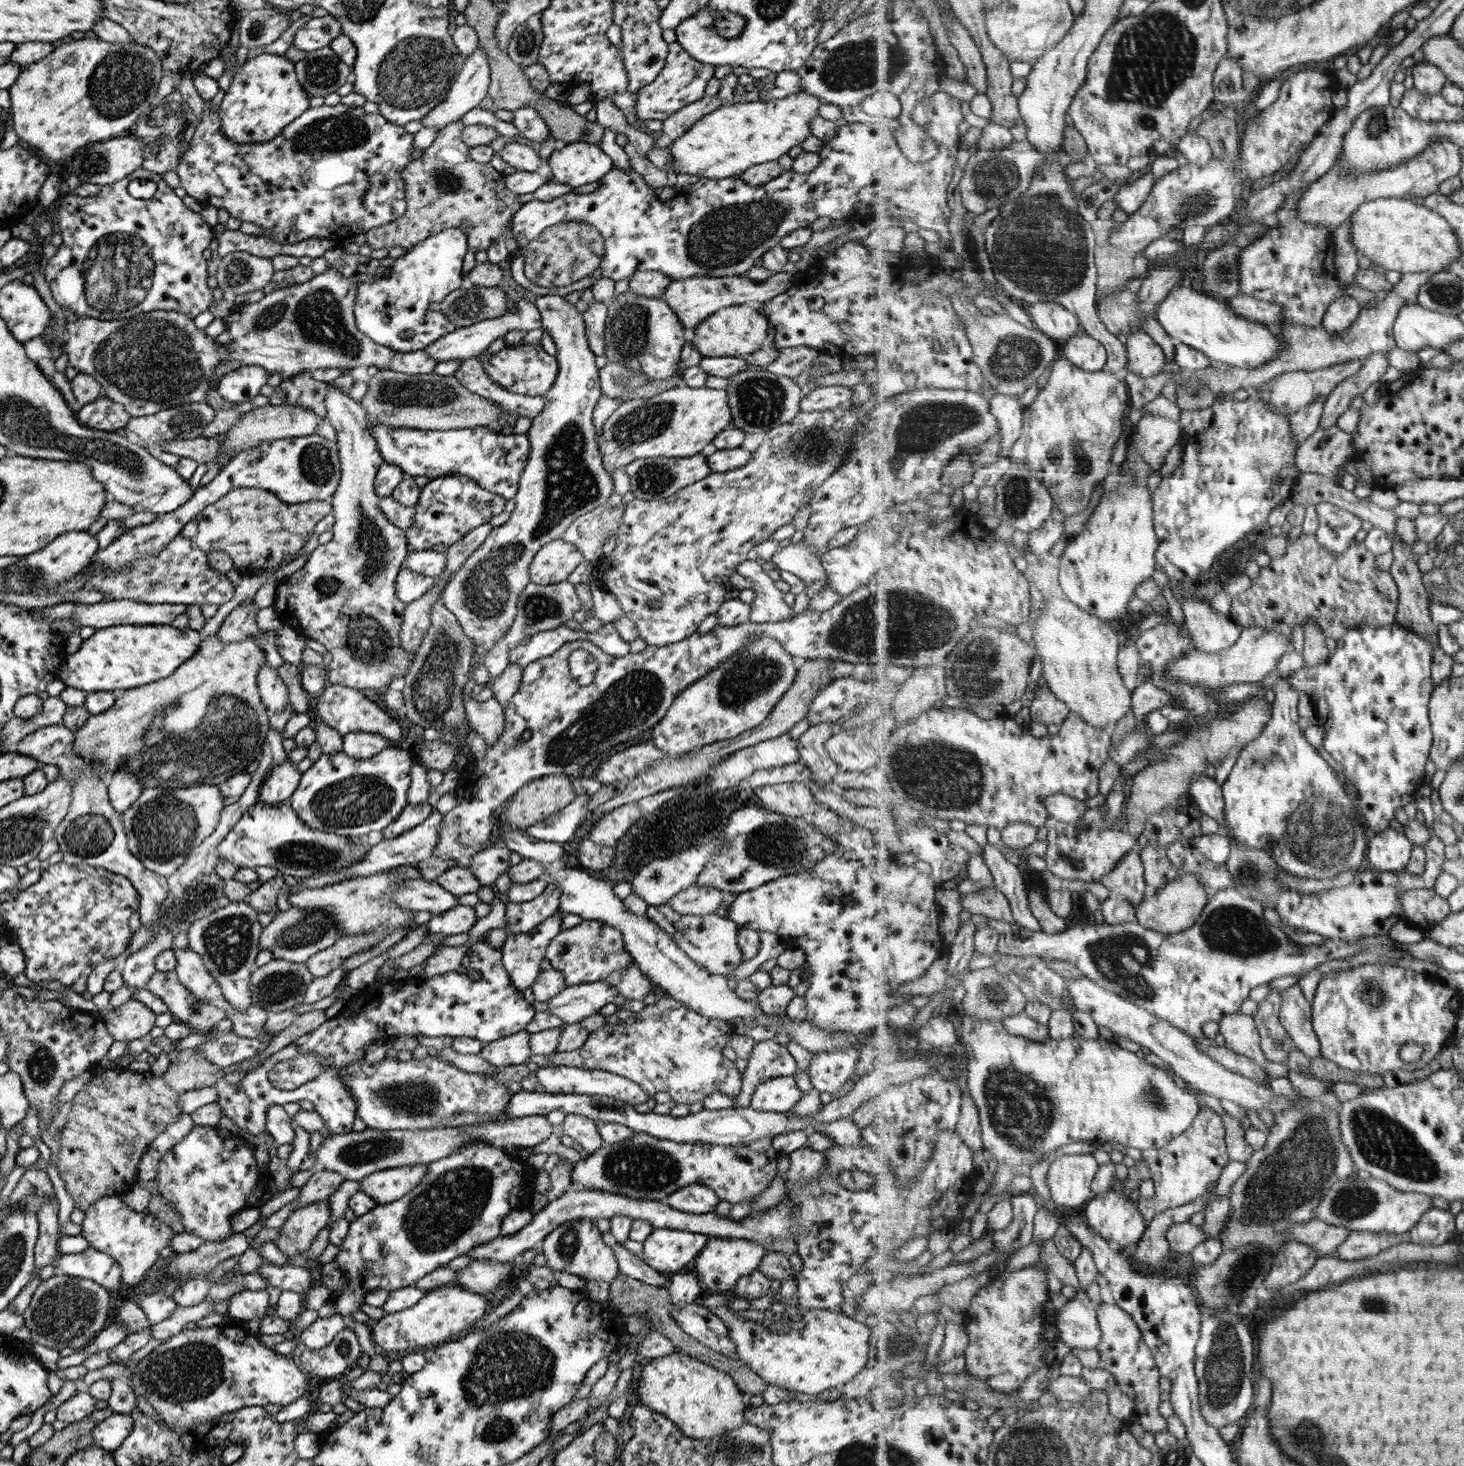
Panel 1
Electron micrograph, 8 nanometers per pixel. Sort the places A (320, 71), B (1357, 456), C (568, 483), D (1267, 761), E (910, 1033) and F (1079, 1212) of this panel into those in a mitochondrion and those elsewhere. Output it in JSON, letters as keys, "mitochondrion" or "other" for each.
{"A":"mitochondrion","B":"other","C":"mitochondrion","D":"mitochondrion","E":"other","F":"other"}

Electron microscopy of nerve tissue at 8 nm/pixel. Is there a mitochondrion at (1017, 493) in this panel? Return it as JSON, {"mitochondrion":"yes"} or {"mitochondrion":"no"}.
{"mitochondrion":"yes"}

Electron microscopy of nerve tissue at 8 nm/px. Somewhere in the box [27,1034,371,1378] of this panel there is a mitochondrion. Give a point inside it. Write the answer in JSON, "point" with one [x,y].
{"point":[67,1310]}

